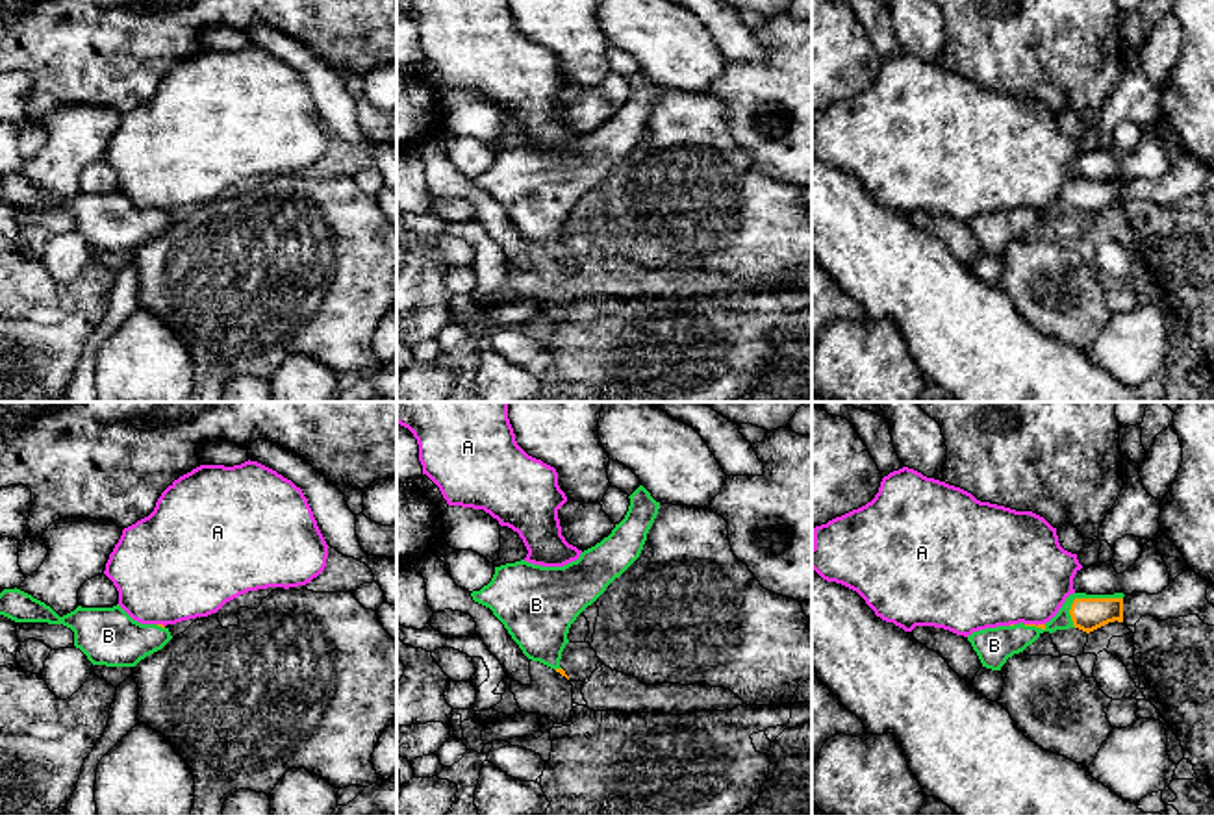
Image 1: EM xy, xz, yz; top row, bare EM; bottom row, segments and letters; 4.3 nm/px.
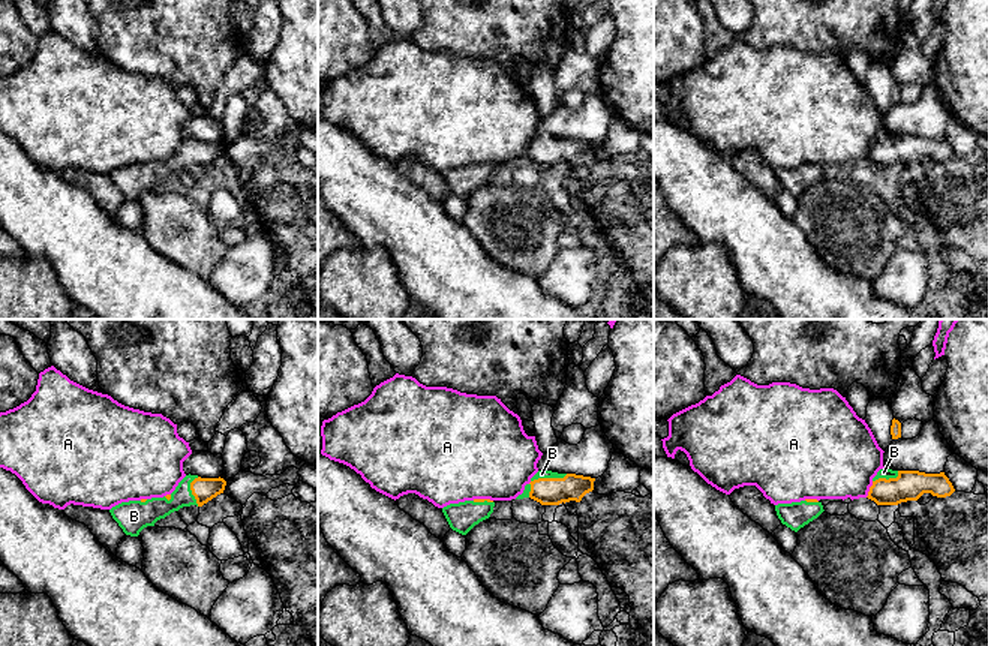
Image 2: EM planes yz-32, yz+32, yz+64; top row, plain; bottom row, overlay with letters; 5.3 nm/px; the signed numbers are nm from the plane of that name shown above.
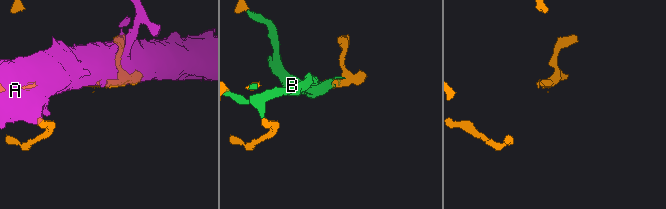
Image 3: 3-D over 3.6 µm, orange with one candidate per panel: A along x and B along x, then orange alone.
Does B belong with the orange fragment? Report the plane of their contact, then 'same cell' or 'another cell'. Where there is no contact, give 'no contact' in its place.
contact in yz; same cell

